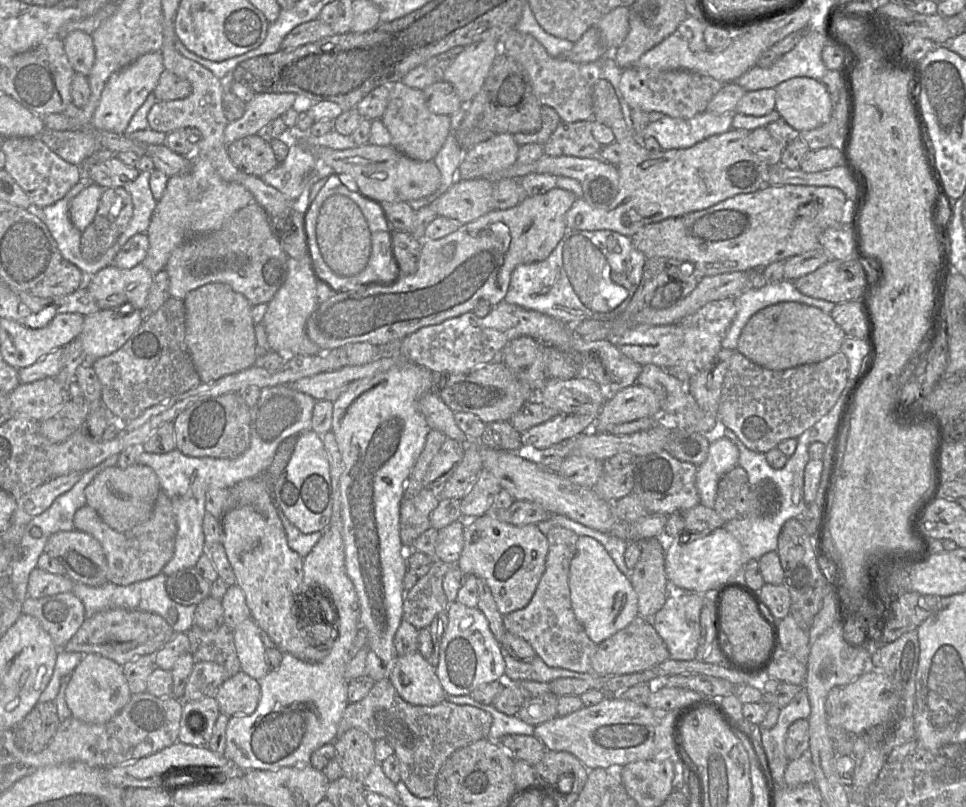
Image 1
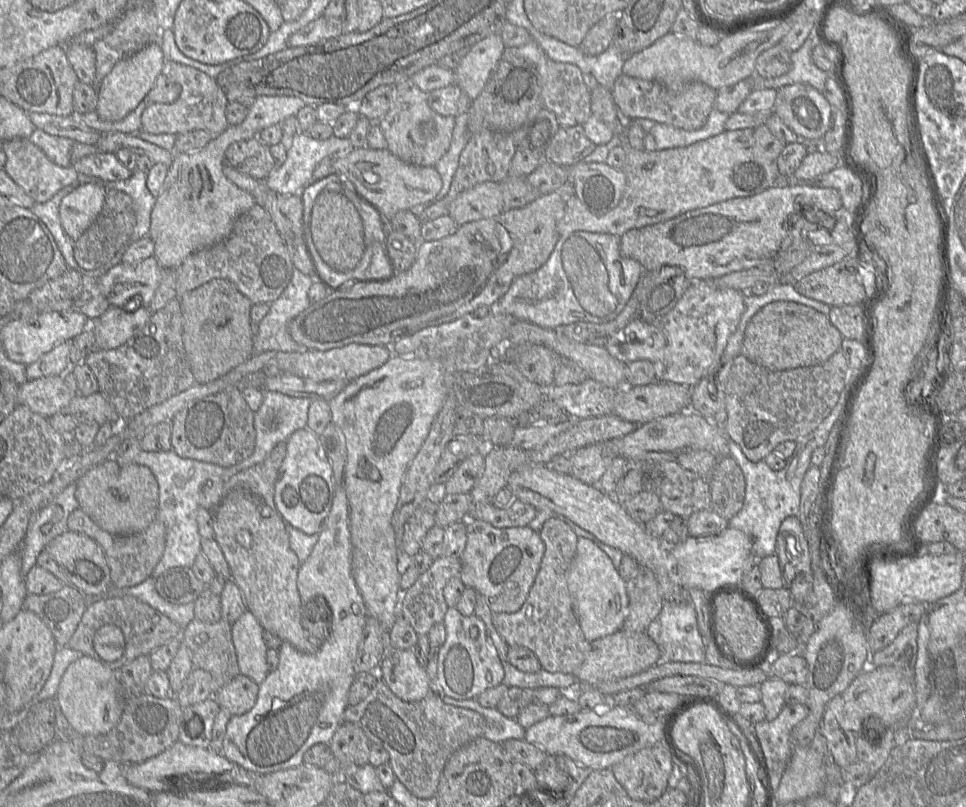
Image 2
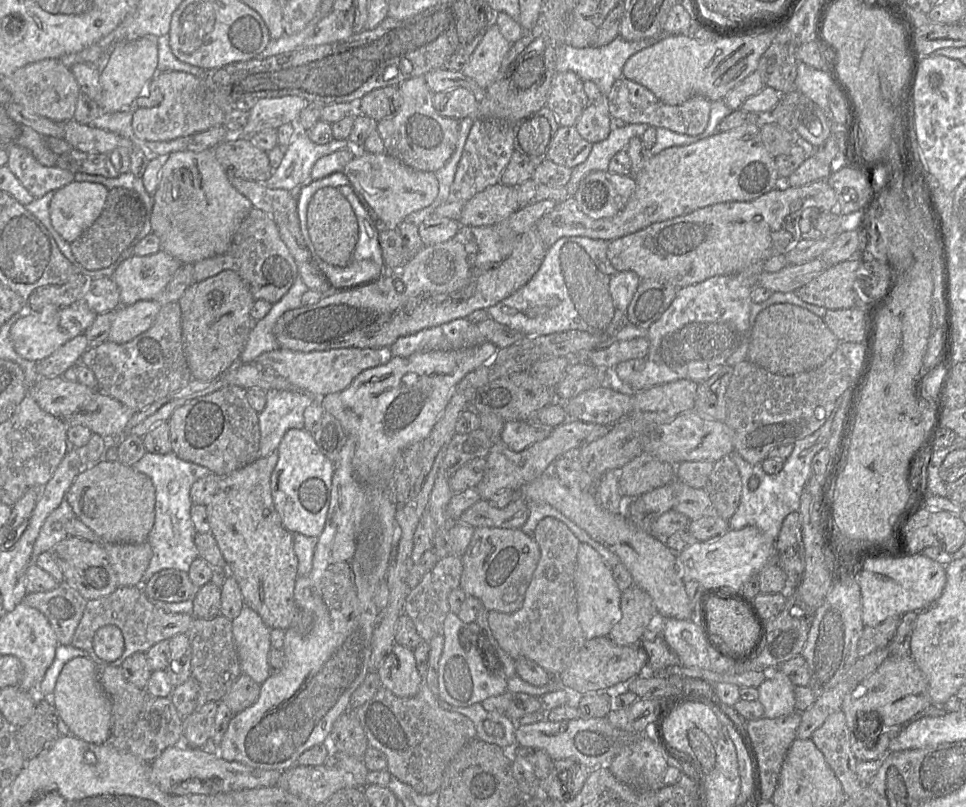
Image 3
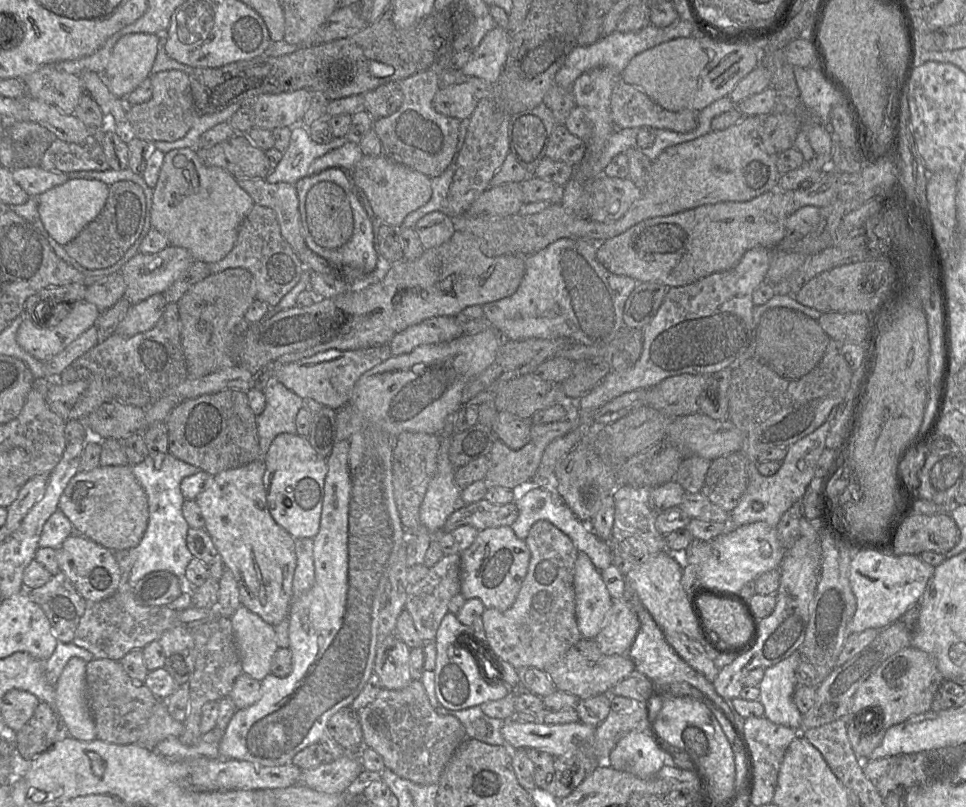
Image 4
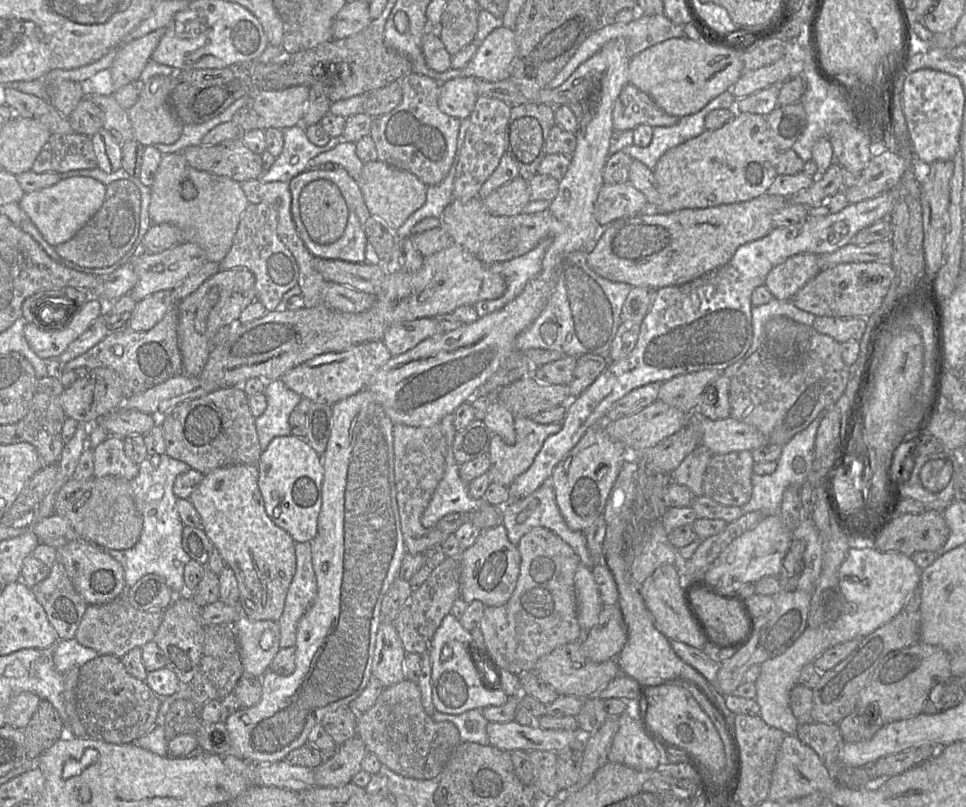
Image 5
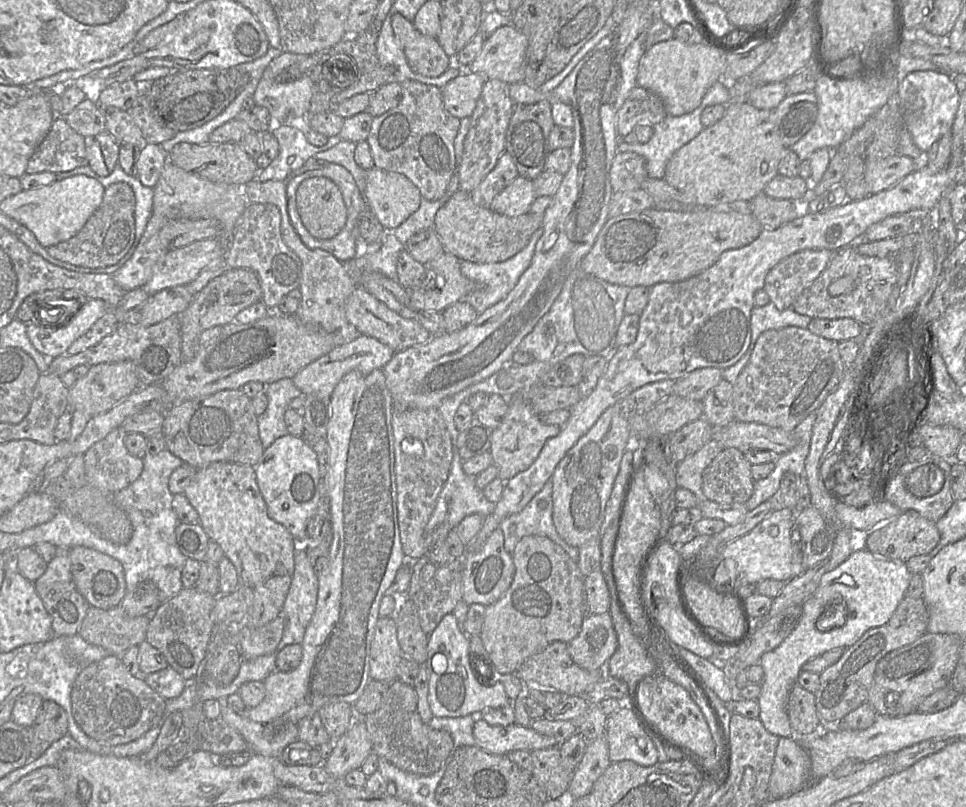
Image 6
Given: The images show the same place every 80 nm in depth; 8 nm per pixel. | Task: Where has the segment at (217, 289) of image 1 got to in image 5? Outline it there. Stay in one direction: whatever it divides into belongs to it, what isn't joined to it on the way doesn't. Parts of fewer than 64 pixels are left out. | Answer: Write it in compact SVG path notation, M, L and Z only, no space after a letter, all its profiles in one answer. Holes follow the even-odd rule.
M245 267L220 270L193 293L178 302L178 342L184 373L199 376L213 348L213 337L225 325L239 319L241 312L256 300L256 280Z

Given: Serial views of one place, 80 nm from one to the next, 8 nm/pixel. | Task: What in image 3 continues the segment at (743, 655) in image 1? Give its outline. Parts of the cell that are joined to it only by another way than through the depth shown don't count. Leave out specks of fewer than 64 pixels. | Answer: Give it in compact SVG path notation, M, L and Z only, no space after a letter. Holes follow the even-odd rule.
M710 597L706 602L709 627L733 652L750 653L762 635L751 607L740 598Z

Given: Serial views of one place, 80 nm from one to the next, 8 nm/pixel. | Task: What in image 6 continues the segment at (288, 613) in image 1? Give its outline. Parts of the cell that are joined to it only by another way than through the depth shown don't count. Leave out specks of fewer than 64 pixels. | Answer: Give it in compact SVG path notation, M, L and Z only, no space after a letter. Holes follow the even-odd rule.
M234 462L211 463L197 470L183 495L197 511L199 524L209 539L219 544L236 569L238 590L247 604L243 625L260 628L282 615L299 544L287 528L269 517L254 467Z

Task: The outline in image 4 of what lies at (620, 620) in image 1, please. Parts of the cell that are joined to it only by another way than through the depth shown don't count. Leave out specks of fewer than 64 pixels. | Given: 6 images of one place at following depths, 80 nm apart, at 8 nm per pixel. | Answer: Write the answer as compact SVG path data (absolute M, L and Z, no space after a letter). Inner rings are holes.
M578 552L575 562L574 590L578 629L582 638L595 639L606 623L613 601L601 571L584 552Z

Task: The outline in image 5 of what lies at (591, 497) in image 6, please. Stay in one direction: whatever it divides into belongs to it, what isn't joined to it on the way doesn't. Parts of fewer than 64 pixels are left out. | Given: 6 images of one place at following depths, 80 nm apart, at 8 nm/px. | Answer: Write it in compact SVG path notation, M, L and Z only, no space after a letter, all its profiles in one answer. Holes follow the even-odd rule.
M601 422L589 429L554 467L552 487L560 513L569 528L585 532L603 516L606 502L624 463L625 449L622 444L610 438L605 422Z

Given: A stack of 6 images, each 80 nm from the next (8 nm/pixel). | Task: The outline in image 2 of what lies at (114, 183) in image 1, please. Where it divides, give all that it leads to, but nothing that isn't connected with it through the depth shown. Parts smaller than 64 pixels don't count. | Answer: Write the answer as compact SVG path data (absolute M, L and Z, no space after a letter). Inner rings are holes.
M96 152L89 154L71 166L77 173L109 182L125 180L132 173L120 163L115 153Z

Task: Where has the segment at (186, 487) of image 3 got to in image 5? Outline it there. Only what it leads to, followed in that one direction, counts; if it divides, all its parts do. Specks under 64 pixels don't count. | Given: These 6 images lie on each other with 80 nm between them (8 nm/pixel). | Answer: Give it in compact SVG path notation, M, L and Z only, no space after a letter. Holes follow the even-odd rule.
M166 453L147 457L139 464L139 473L131 481L133 498L143 517L143 531L138 543L126 550L103 549L122 565L127 588L148 574L157 574L165 578L167 585L176 596L187 592L184 582L184 568L191 557L182 547L184 524L180 519L176 502L178 497L173 486L178 475L189 471L191 467L183 461L173 459Z

